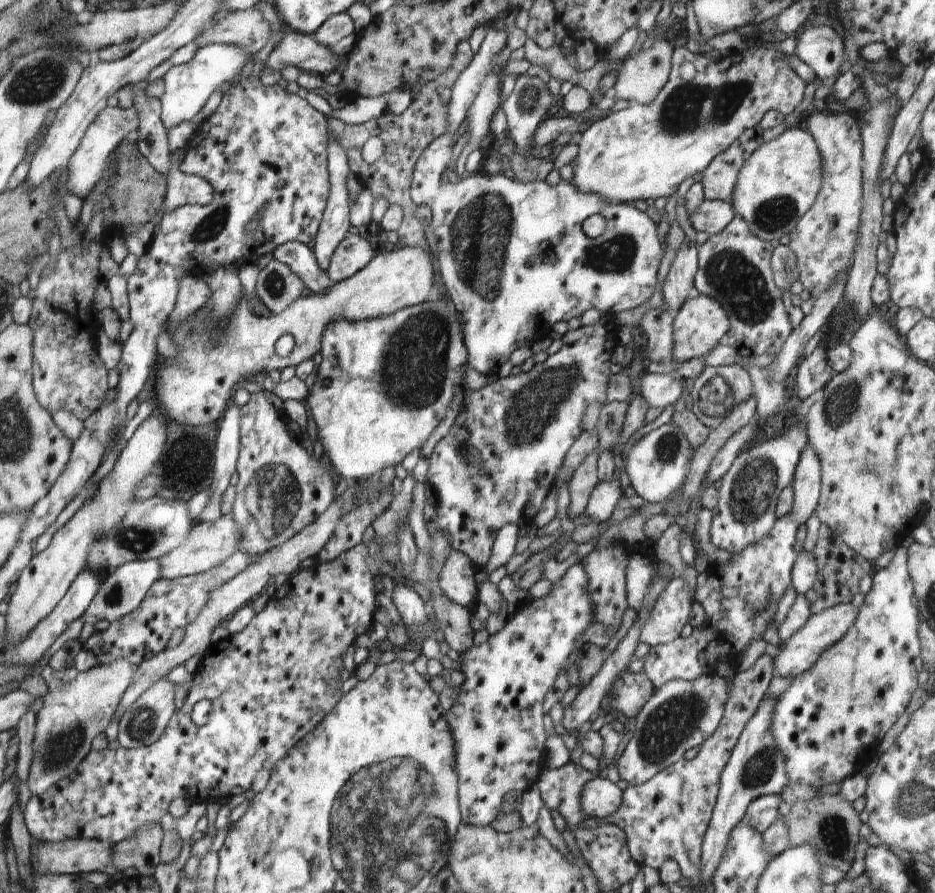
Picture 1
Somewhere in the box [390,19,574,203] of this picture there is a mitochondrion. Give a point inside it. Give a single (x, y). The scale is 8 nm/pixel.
(527, 98)

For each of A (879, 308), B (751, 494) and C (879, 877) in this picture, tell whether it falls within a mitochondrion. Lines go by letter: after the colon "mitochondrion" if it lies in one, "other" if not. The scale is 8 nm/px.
A: other
B: mitochondrion
C: other

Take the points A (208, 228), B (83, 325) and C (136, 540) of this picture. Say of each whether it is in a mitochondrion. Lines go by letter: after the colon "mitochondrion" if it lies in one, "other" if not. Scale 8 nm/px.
A: mitochondrion
B: other
C: mitochondrion

